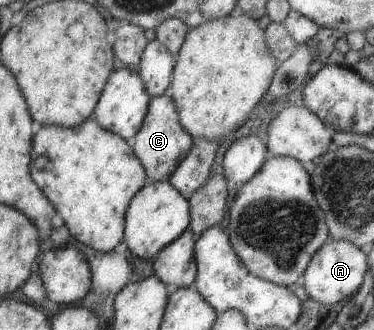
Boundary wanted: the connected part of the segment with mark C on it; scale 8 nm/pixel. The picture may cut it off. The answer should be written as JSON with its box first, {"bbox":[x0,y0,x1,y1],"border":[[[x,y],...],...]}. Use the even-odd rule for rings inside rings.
{"bbox":[130,93,192,181],"border":[[[166,93],[150,98],[142,125],[130,142],[148,181],[167,180],[192,147],[191,135],[179,124],[173,99]]]}

